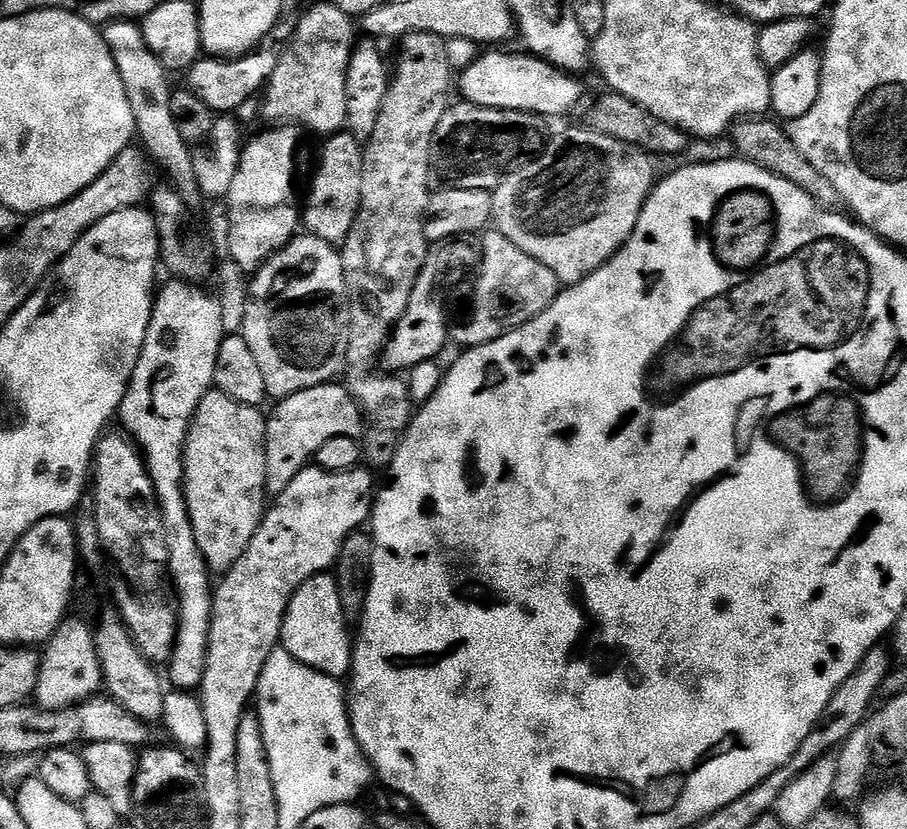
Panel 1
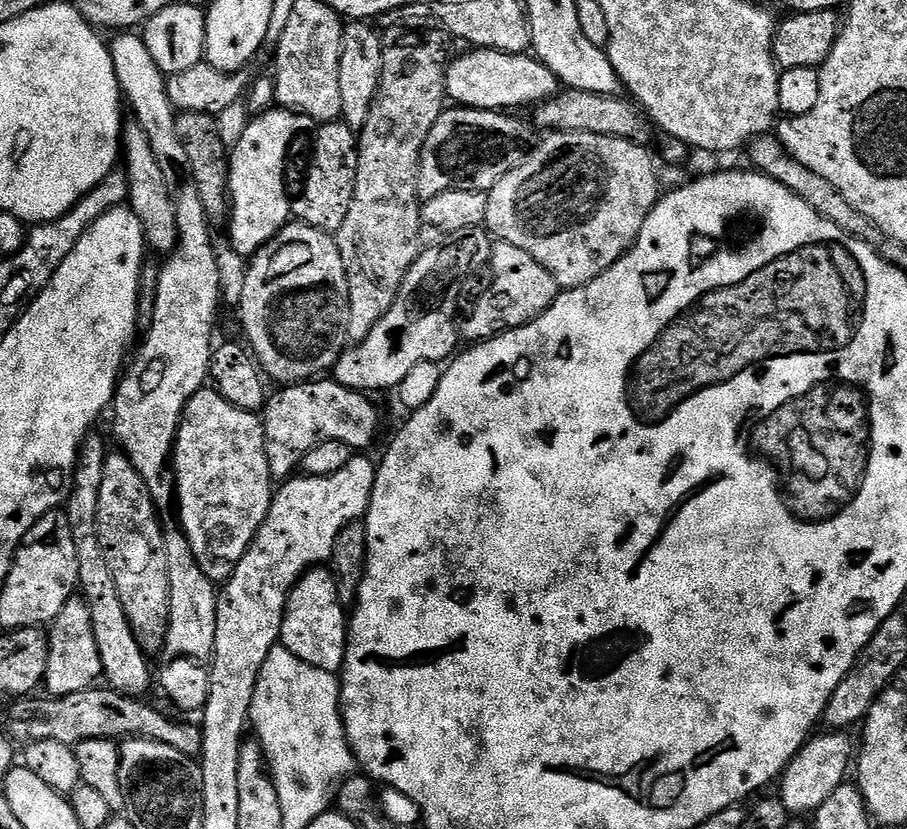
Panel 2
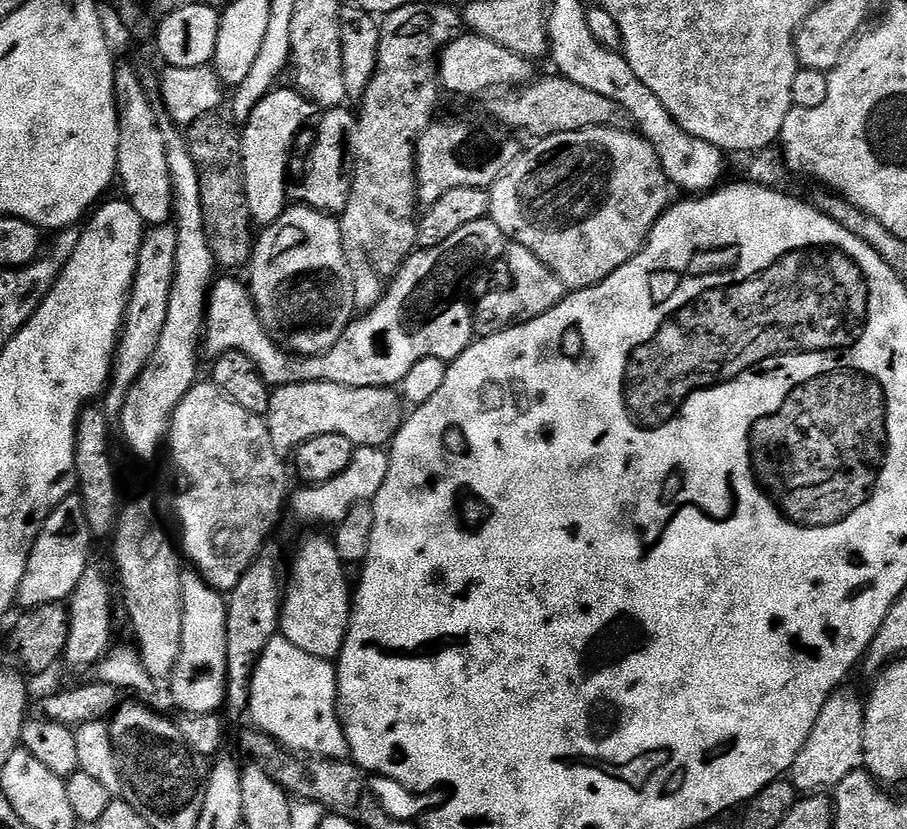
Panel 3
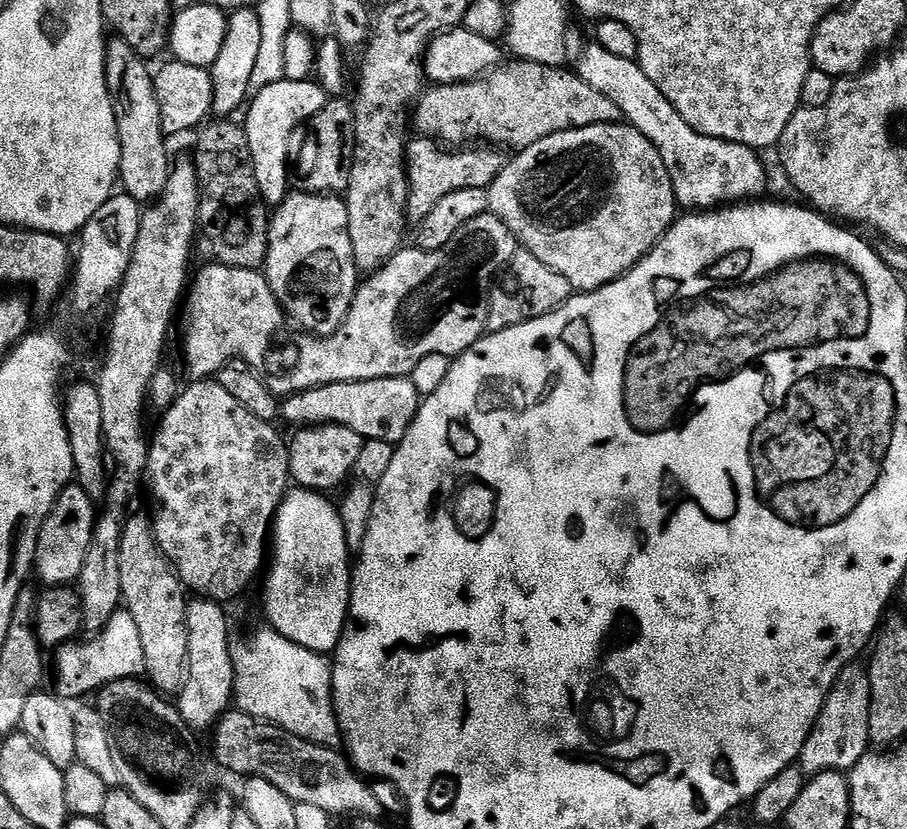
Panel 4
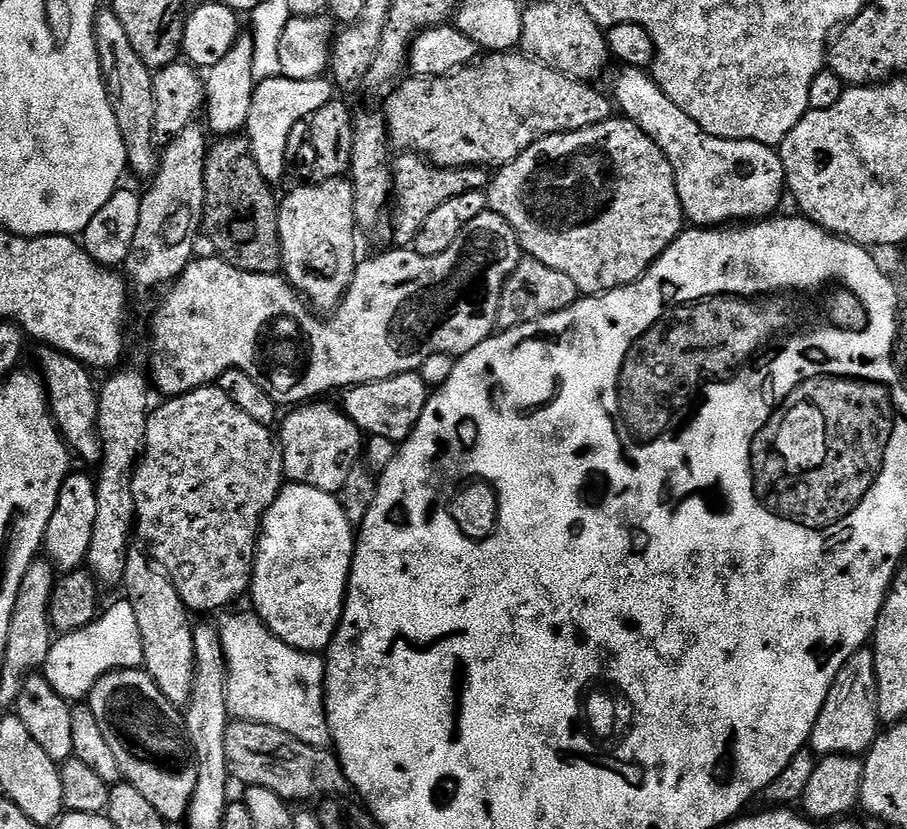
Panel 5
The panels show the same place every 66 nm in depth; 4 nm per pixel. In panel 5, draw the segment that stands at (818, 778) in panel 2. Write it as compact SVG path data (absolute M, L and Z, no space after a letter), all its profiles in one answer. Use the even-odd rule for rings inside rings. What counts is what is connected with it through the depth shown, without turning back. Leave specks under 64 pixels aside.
M862 647L846 660L842 670L835 676L826 702L818 714L818 722L814 722L814 730L810 741L810 748L817 757L827 755L863 755L876 740L880 732L877 714L877 675L874 674L874 658L871 649Z

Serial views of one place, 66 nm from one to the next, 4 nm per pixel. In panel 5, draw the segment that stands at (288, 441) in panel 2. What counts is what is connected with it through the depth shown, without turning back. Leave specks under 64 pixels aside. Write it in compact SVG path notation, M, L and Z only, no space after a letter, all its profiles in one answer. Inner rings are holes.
M419 371L391 376L378 382L358 384L347 389L348 396L342 403L343 411L360 427L361 433L378 438L390 438L402 442L414 430L418 418L430 395L430 387L420 376Z

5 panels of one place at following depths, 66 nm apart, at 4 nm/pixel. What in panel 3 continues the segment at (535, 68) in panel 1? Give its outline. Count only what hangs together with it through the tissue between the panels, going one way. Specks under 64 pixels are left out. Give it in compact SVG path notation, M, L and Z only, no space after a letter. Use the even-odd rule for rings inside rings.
M461 34L454 42L446 45L444 51L440 53L438 63L440 65L441 89L445 93L453 92L456 96L480 96L483 92L490 91L491 88L504 87L504 90L508 90L513 86L523 86L529 83L534 76L532 73L533 61L498 46L498 42L490 42L475 34Z

